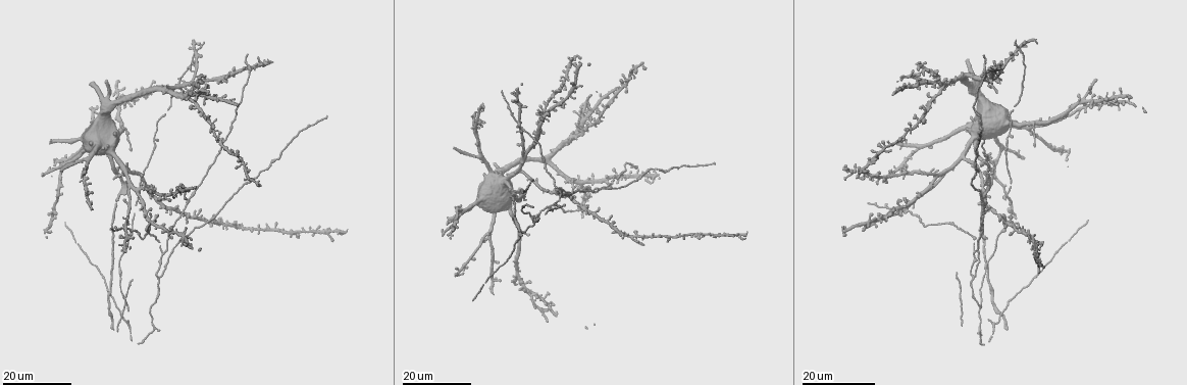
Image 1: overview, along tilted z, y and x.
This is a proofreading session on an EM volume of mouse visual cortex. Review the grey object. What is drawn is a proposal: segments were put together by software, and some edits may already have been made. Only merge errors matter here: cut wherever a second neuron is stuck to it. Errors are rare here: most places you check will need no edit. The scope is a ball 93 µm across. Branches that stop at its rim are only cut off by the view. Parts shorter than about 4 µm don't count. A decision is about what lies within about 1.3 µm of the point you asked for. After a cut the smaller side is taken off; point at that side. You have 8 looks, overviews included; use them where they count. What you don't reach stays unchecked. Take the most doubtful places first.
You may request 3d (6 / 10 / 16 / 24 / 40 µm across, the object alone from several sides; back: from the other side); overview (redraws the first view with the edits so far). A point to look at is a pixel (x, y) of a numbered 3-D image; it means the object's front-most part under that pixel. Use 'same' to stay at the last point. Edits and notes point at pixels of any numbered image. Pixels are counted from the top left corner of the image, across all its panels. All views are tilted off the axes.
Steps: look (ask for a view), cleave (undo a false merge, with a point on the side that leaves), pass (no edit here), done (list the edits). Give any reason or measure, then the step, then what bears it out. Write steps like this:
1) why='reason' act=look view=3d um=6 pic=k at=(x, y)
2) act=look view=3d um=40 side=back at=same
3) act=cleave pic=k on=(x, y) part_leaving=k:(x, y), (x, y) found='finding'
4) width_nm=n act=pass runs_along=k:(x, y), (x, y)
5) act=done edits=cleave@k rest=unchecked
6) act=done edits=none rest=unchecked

act=look view=3d um=16 pic=1 at=(1032, 124)

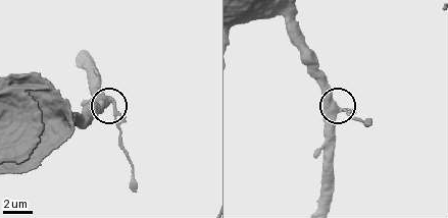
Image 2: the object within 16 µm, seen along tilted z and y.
act=look view=3d um=10 pic=2 at=(111, 100)

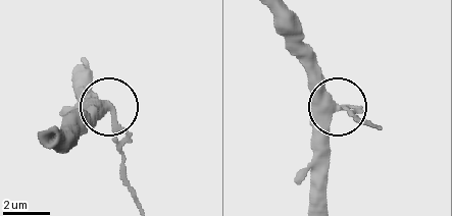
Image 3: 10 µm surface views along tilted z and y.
width_nm=410 act=cleave pic=3 on=(122, 155) part_leaving=3:(113, 125), (134, 203) found='two neurons meet here'

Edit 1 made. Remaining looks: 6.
act=look view=overview

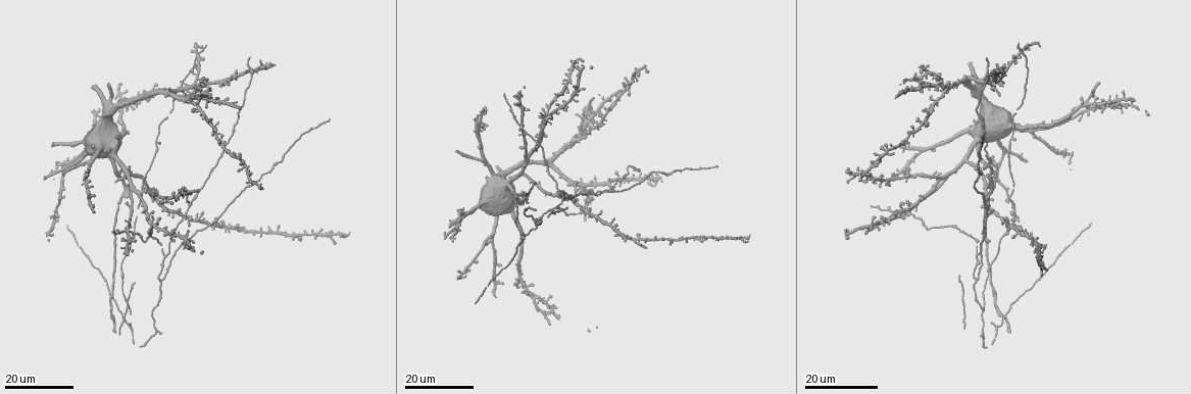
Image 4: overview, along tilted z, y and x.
why='three arms meet' act=look view=3d um=16 pic=4 at=(988, 262)

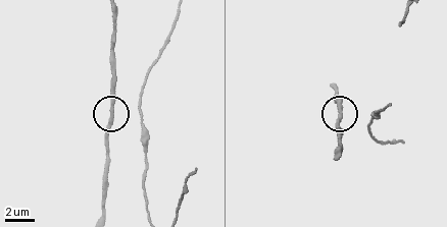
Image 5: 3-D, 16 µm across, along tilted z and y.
why='closer look' act=look view=3d um=10 pic=5 at=(111, 114)

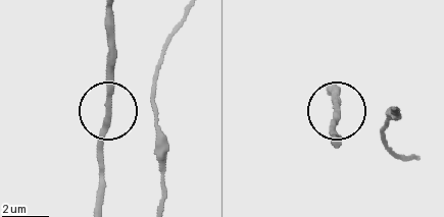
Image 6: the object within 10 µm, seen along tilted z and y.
side_arm_um=23 act=pass runs_along=6:(111, 16), (104, 179) found='one neuron here'

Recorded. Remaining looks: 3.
why='three arms meet' act=look view=3d um=16 pic=4 at=(988, 75)

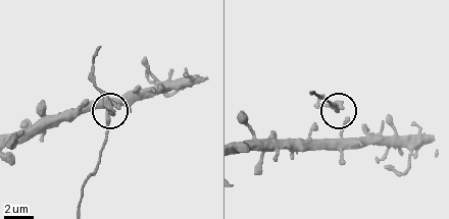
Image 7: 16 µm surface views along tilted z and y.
why='zoom in' act=look view=3d um=6 at=same

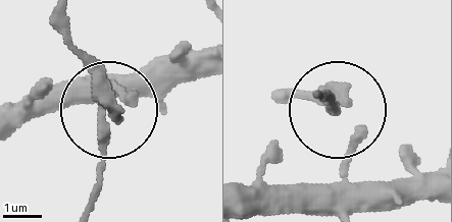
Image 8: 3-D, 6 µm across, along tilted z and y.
arms=3 act=pass found='all the same neuron'

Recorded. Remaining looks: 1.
act=done edits=cleave@3 rest=unchecked

